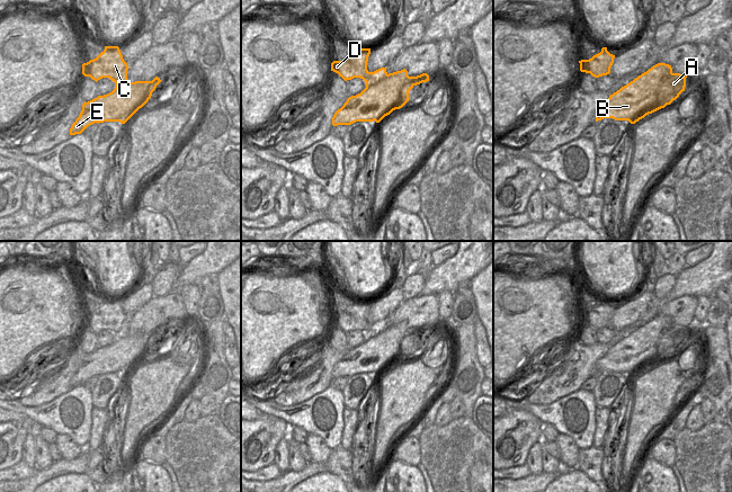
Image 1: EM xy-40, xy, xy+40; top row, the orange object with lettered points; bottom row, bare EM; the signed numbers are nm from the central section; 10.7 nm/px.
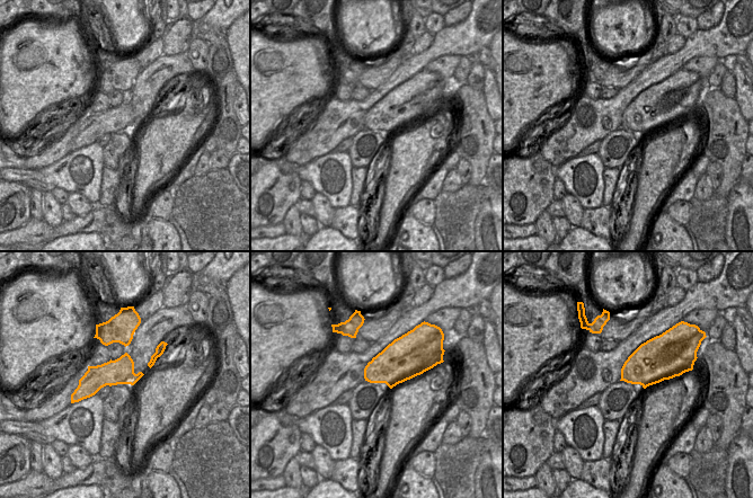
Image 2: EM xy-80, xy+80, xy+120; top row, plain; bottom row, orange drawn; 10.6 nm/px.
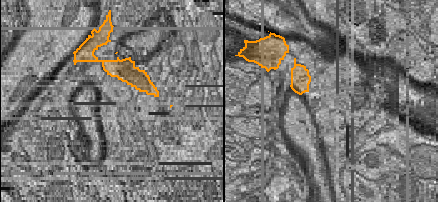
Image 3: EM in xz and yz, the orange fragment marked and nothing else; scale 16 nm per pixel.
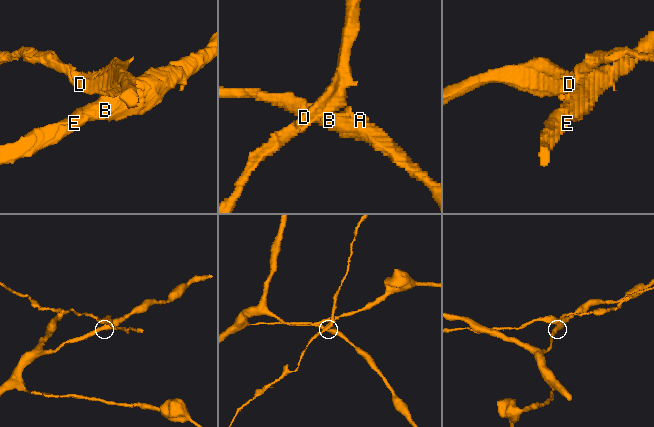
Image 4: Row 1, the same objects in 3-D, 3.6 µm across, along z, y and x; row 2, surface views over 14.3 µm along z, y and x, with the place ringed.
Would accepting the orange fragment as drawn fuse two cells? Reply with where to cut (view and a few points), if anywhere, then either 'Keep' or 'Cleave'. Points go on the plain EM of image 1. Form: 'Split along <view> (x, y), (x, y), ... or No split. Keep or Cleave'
Split along xy (387, 327), (374, 336), (366, 337). Cleave

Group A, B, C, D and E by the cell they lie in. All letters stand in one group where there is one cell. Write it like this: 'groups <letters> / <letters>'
groups A B E / C D

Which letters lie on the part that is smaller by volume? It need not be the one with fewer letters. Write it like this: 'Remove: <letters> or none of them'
Remove: C, D

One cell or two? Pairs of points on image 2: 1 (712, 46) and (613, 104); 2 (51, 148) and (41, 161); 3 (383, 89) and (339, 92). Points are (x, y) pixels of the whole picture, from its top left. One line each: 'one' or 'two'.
1: one
2: one
3: two

